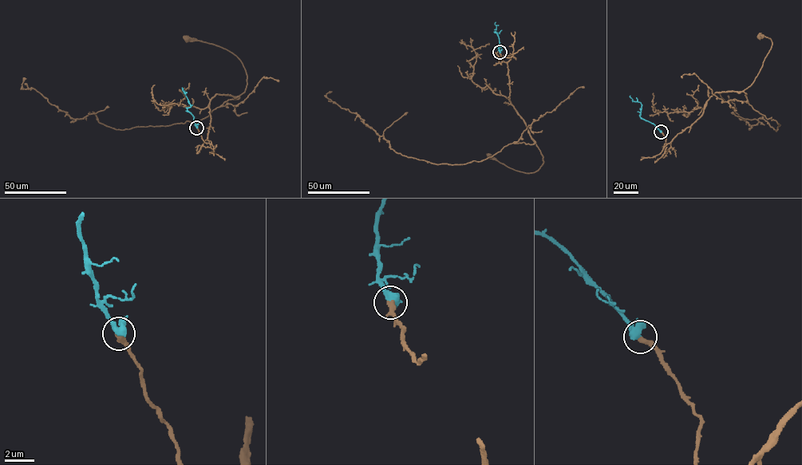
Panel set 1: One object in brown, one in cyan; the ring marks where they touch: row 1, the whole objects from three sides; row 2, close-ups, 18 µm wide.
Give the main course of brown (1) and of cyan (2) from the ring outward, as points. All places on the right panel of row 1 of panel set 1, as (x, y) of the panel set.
1: (661, 132), (665, 147), (701, 116), (714, 93), (744, 90), (751, 84), (772, 43), (760, 36)
2: (661, 132), (640, 117), (641, 104), (633, 101), (630, 96)

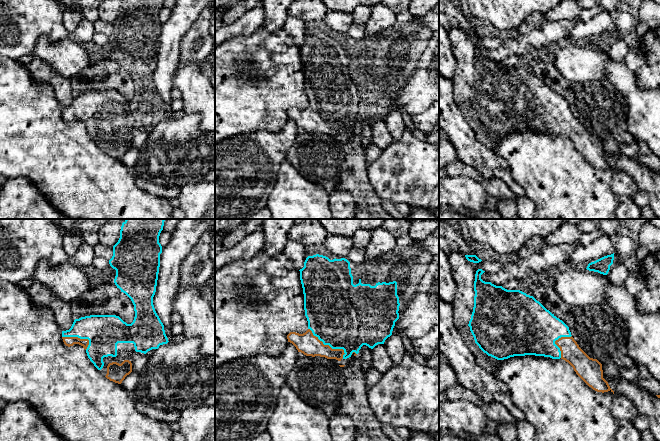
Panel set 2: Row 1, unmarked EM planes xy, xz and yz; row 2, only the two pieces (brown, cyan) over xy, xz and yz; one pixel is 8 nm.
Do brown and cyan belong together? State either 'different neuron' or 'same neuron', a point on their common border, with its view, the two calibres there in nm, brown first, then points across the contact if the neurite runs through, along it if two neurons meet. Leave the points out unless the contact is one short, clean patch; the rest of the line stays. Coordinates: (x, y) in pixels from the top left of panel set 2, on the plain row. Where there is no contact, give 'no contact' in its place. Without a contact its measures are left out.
same neuron; contact xz (328, 121); calibres 170 and 500 nm

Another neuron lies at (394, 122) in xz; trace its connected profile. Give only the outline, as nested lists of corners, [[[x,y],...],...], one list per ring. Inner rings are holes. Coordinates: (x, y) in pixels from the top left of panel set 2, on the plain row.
[[[391,111],[385,116],[384,122],[393,140],[399,140],[406,129],[401,113],[399,111]]]

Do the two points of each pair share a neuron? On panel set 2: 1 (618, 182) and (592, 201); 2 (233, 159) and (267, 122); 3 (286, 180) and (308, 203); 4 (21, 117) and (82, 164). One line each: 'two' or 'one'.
1: two
2: two
3: one
4: one

